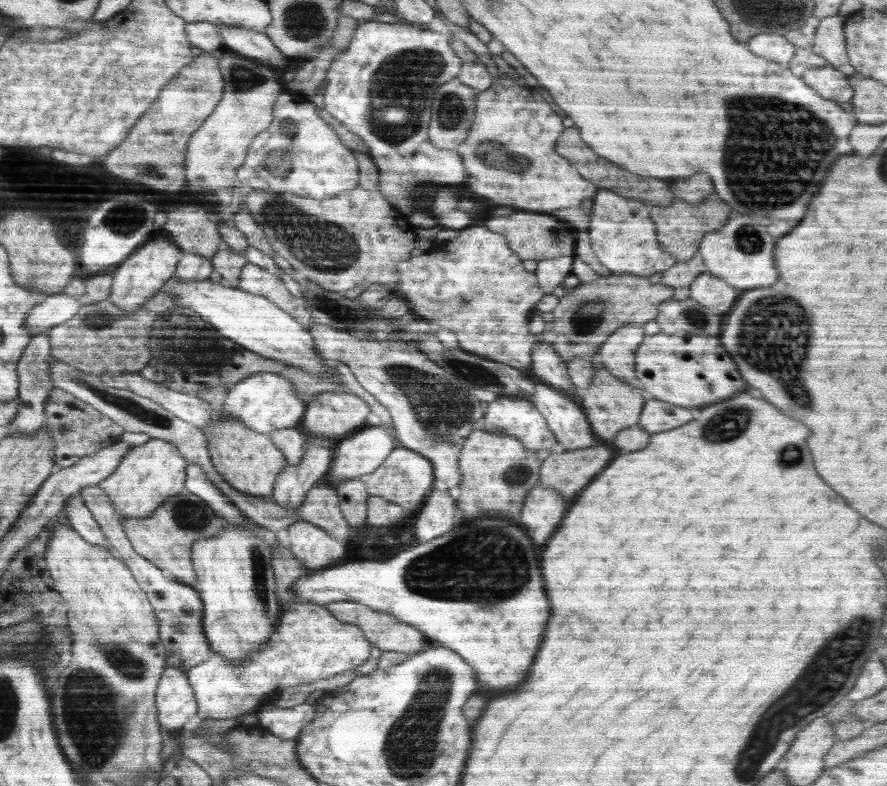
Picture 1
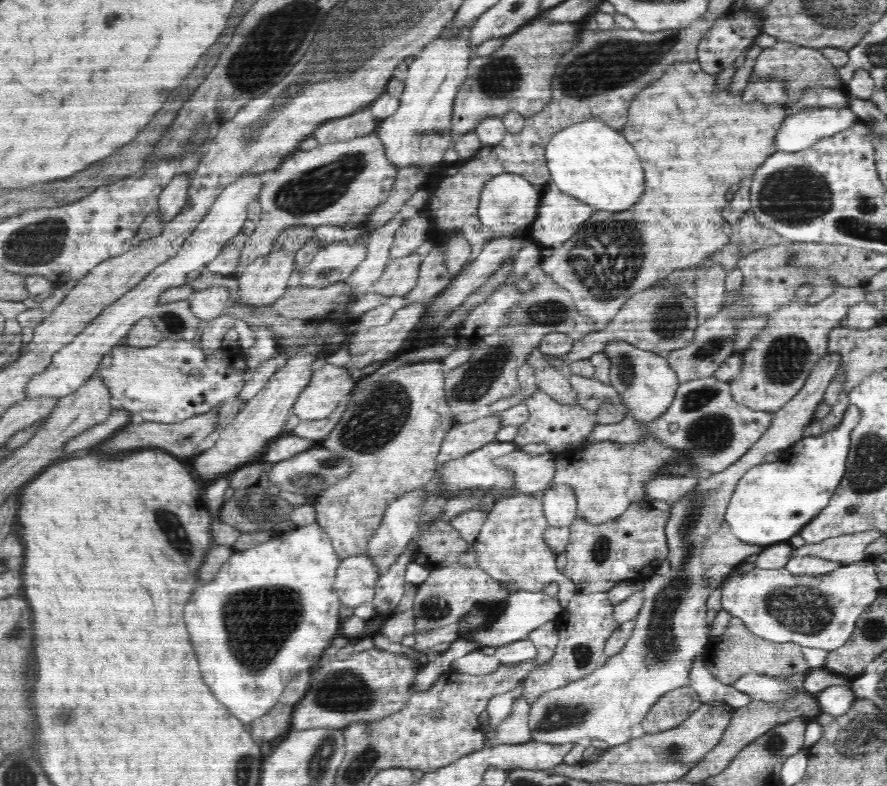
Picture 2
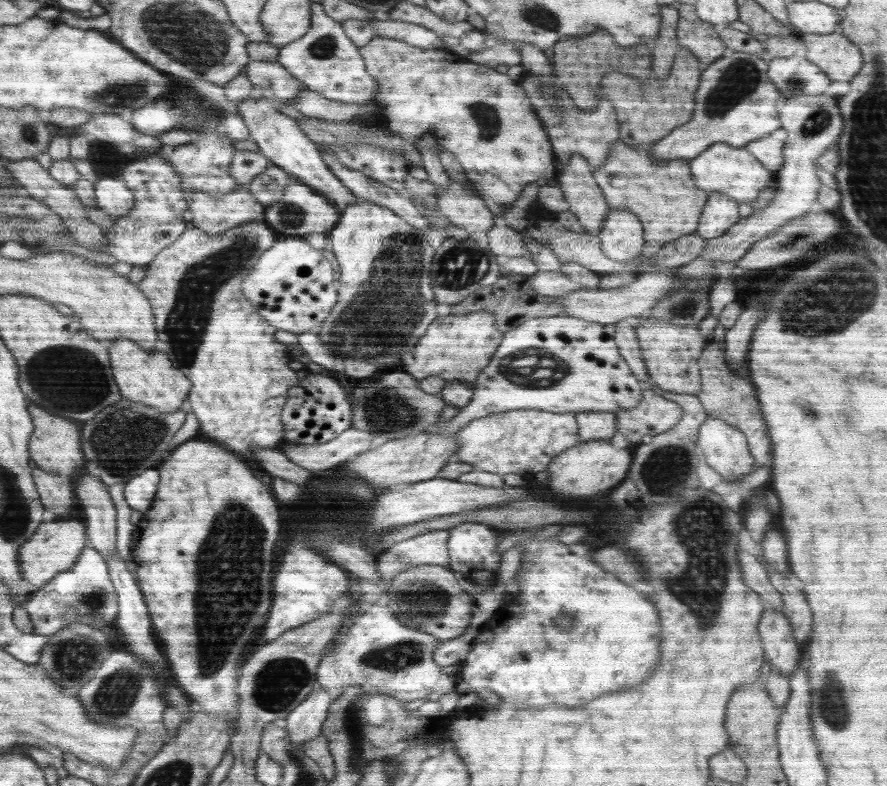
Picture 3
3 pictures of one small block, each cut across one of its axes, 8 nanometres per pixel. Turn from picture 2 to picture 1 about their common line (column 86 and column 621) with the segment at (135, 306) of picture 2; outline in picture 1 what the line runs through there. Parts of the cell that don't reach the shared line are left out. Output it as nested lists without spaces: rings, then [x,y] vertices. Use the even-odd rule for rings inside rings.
[[[622,326],[599,346],[598,355],[609,373],[646,394],[634,370],[635,350],[642,344],[644,336],[641,326]]]

